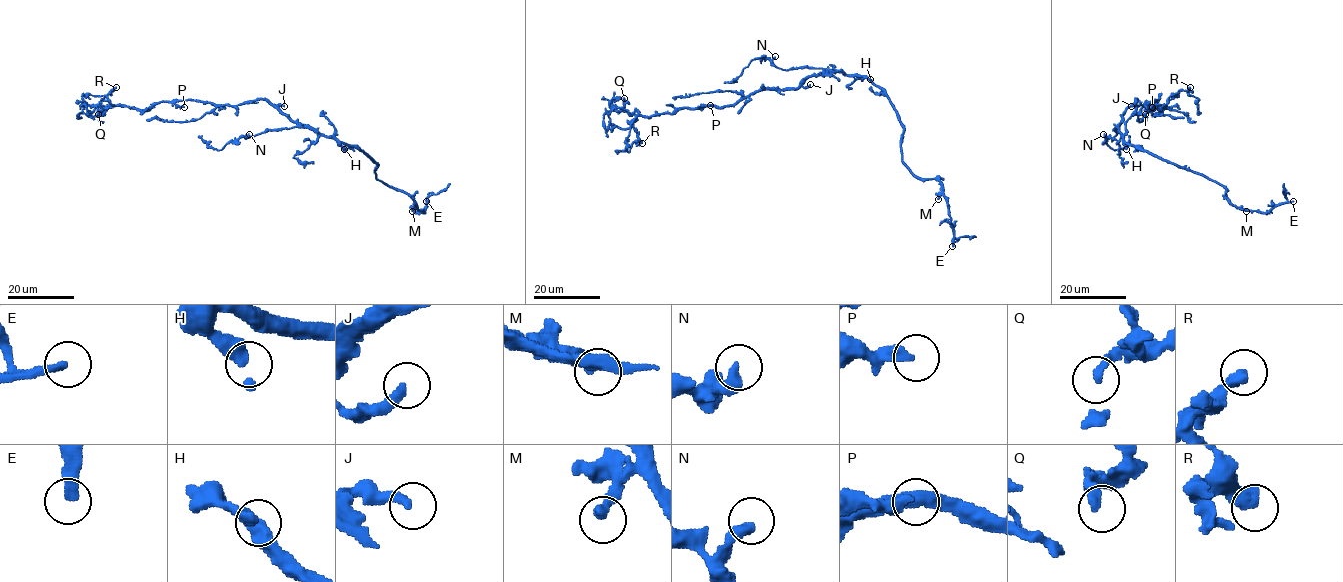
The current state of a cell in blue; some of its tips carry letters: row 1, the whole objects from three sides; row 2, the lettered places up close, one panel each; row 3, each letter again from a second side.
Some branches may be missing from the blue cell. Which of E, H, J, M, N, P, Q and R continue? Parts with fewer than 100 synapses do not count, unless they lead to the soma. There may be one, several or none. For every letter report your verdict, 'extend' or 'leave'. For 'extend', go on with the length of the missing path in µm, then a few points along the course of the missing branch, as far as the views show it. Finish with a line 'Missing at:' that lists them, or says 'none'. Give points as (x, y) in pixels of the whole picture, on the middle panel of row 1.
E: extend; missing 250 µm
H: leave
J: leave
M: leave
N: leave
P: leave
Q: leave
R: leave
Missing at: E

